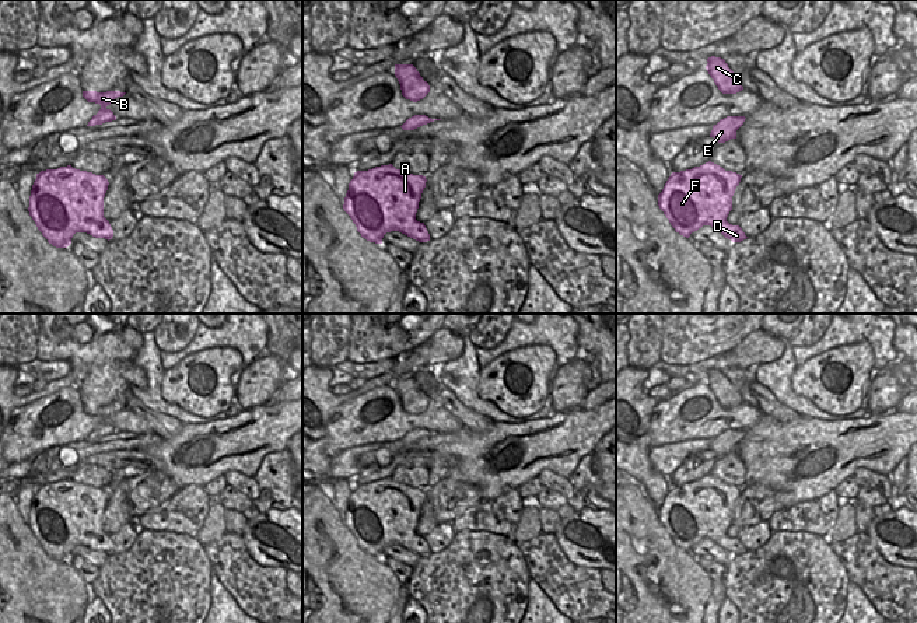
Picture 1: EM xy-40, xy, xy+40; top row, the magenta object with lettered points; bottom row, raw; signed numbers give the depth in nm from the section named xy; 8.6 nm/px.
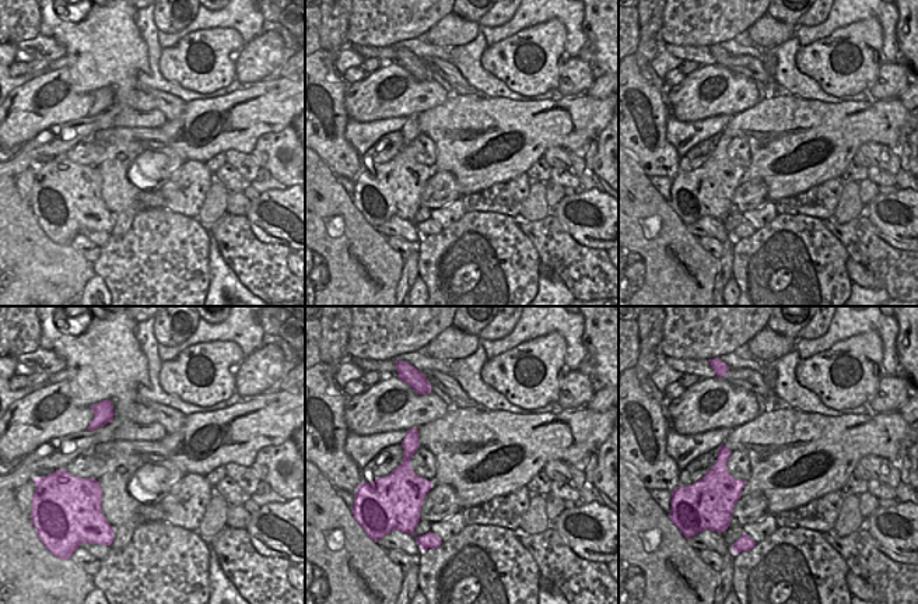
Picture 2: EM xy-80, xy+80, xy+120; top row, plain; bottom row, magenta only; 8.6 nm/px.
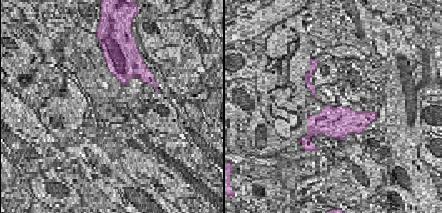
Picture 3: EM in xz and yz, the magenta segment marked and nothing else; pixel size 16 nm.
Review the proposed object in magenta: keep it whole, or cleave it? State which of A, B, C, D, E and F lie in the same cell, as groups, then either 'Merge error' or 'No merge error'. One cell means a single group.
Groups: A B C D E F. No merge error

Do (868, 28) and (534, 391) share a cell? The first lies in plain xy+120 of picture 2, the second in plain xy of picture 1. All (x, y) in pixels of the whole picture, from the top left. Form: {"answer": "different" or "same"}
{"answer": "same"}

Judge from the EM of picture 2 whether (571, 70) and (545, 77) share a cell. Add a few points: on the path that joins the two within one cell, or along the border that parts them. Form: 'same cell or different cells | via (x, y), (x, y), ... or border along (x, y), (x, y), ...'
different cells | border along (570, 58), (560, 67), (560, 80), (556, 88)

